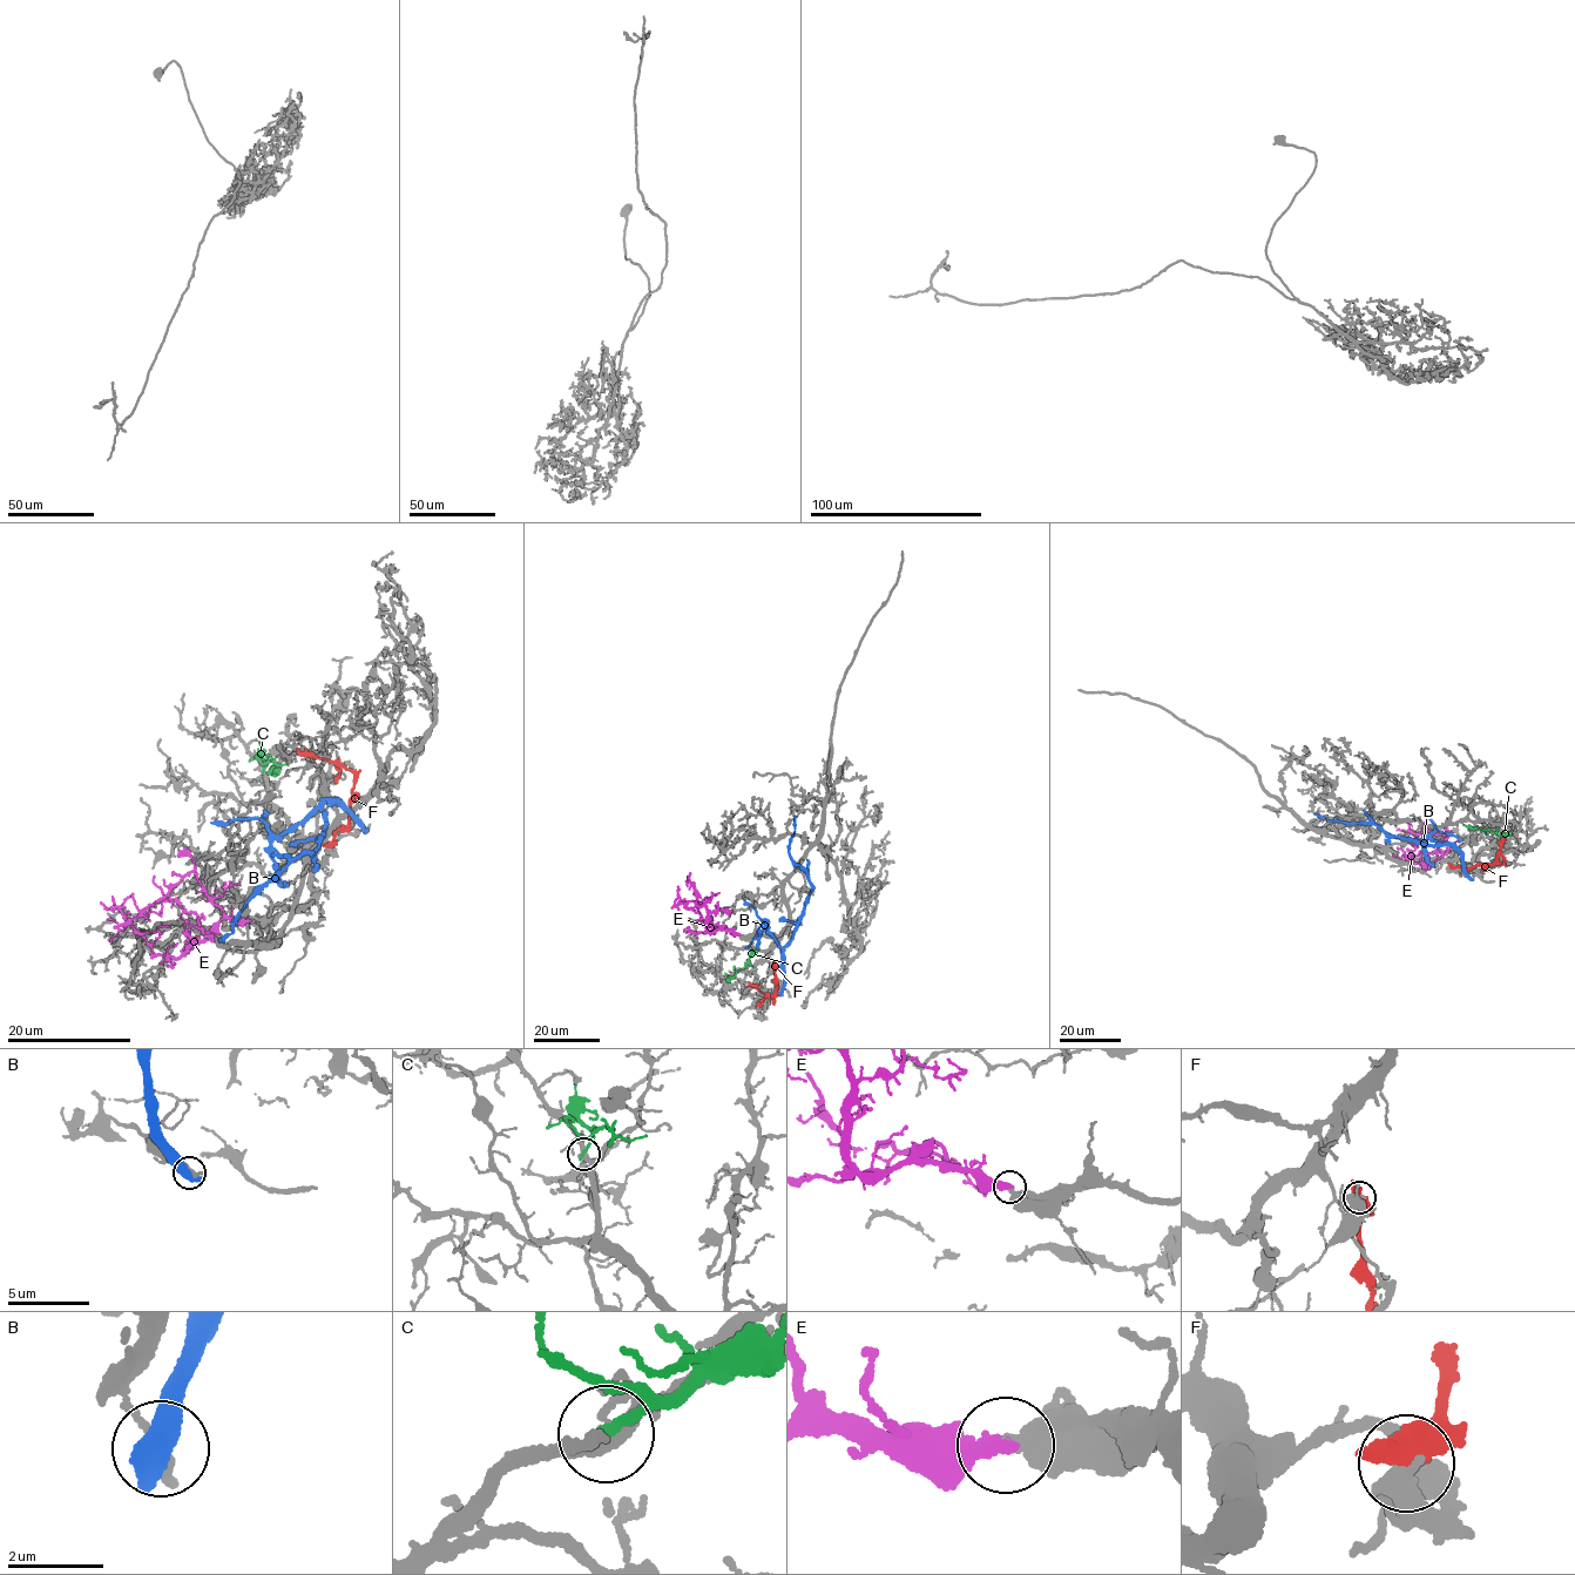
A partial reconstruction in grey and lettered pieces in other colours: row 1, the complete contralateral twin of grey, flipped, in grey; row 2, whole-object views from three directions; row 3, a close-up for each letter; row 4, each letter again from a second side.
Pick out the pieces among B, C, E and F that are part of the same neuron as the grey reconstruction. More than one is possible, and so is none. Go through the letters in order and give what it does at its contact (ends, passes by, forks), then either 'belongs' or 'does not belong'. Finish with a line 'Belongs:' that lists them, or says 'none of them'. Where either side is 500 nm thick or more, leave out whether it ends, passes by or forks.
B: does not belong
C: it ends there; does not belong
E: it ends there; belongs
F: does not belong
Belongs: E

